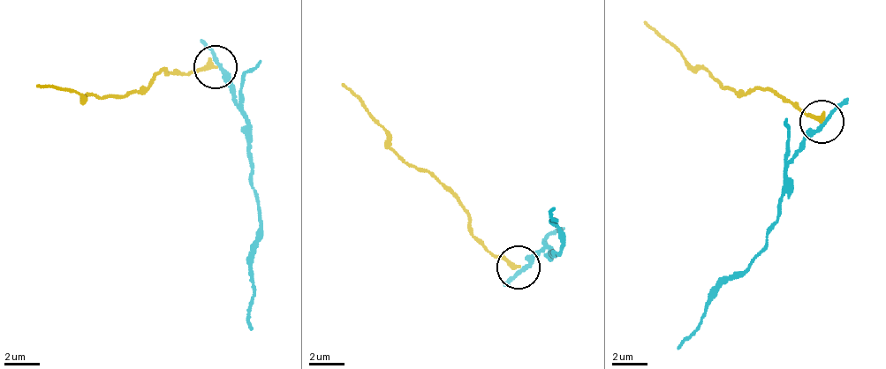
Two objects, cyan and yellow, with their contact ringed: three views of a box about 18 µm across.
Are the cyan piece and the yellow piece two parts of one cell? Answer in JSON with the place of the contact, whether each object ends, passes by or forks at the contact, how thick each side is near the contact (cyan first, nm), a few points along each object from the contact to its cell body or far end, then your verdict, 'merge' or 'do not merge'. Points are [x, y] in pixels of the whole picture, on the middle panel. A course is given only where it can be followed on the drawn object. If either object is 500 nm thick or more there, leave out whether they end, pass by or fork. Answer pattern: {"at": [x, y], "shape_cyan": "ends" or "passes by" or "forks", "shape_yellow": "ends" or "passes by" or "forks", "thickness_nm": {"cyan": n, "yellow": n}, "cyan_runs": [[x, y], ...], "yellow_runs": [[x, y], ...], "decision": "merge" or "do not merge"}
{"at": [518, 267], "shape_cyan": "passes by", "shape_yellow": "ends", "thickness_nm": {"cyan": 200, "yellow": 280}, "cyan_runs": [[521, 267], [547, 248], [547, 257], [559, 252], [554, 209]], "yellow_runs": [[517, 267], [487, 251], [465, 206], [404, 159], [343, 84]], "decision": "do not merge"}

